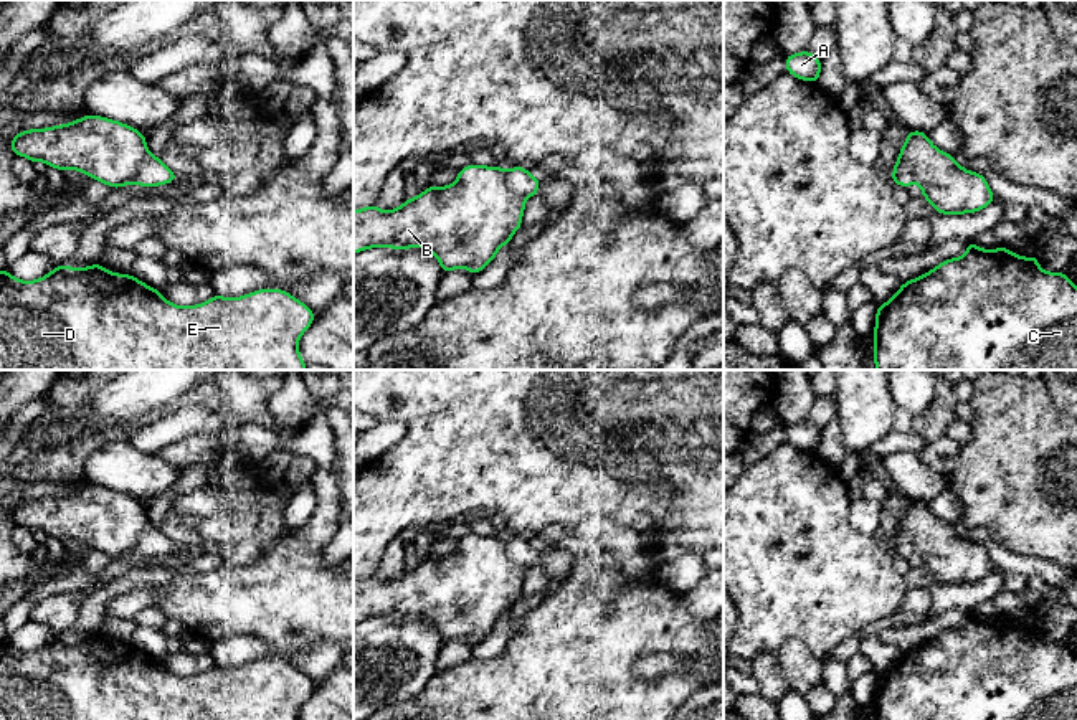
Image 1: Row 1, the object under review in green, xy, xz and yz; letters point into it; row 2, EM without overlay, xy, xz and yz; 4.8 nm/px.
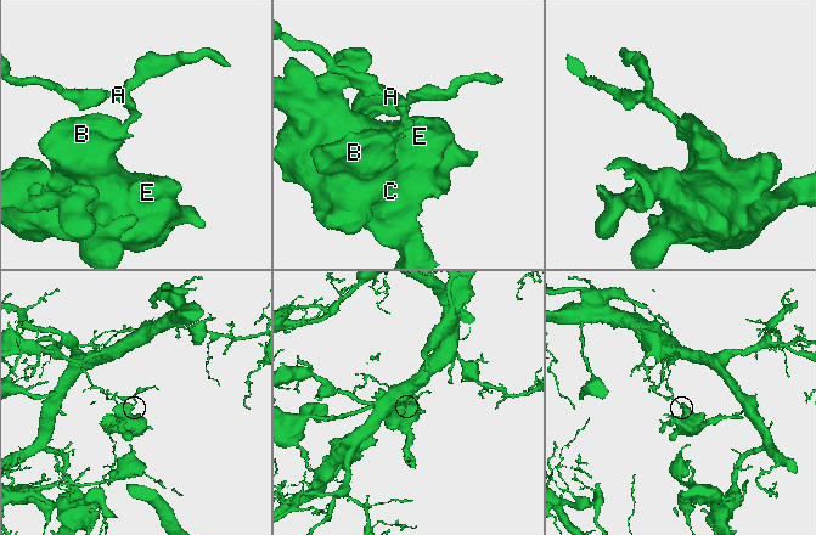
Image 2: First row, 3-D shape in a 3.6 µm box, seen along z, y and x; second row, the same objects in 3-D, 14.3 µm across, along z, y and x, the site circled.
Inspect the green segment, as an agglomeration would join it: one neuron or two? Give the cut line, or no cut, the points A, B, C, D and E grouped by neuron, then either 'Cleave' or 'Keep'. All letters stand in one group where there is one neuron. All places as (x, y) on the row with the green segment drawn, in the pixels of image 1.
Split along xz (506, 172), (506, 184), (526, 197). Groups: A / B C D E. Cleave

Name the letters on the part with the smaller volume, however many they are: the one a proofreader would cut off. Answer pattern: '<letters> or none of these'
B, C, D, E

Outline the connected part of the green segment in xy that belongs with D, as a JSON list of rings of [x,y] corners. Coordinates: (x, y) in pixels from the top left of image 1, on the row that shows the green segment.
[[[99,263],[83,269],[58,264],[35,281],[0,271],[0,370],[306,370],[299,339],[316,314],[282,289],[259,289],[180,307],[132,274],[117,274]]]

